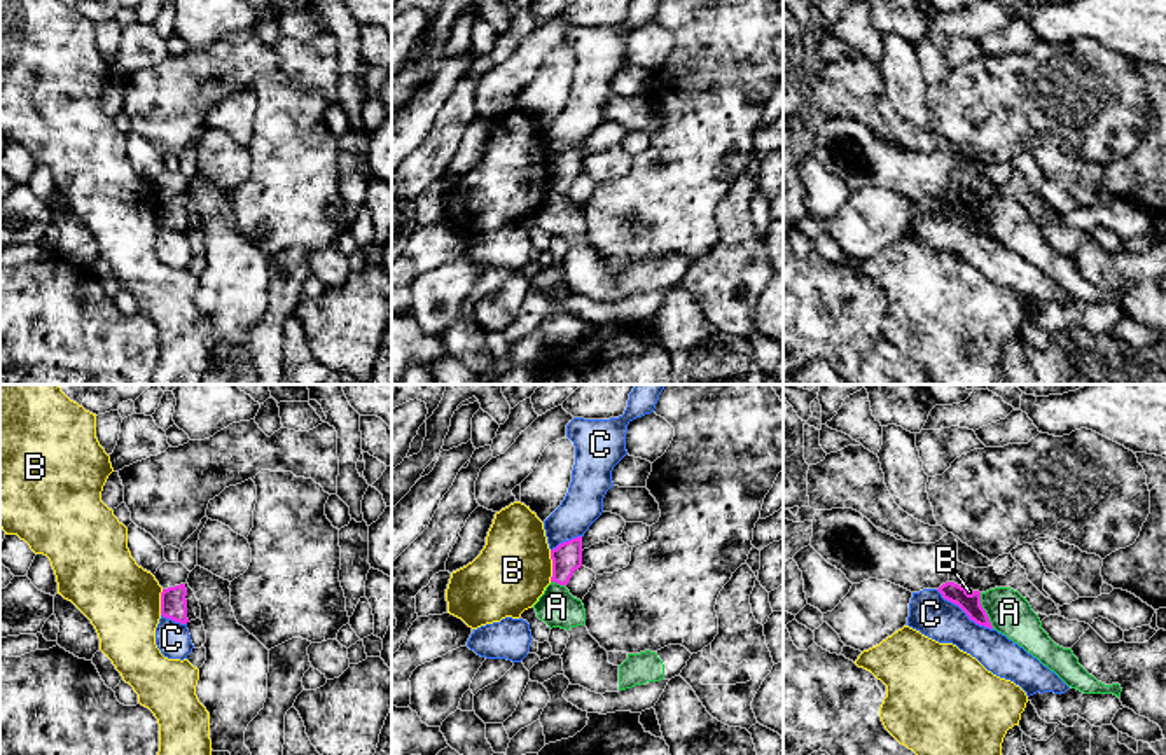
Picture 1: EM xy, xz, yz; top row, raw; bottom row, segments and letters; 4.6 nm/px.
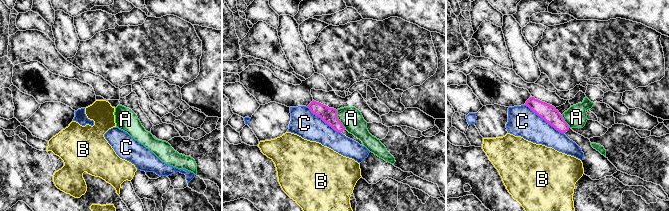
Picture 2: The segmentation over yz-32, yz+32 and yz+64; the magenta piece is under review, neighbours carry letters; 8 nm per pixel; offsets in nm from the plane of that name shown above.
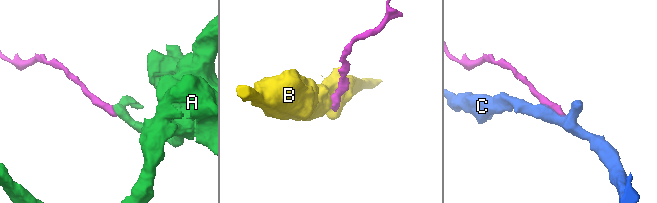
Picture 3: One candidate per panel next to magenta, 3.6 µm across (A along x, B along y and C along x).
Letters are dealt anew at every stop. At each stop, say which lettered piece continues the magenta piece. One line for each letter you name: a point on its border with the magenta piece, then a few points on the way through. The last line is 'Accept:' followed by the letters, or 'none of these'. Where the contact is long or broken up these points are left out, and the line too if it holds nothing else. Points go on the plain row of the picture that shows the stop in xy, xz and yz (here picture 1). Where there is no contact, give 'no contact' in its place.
Accept: none of these

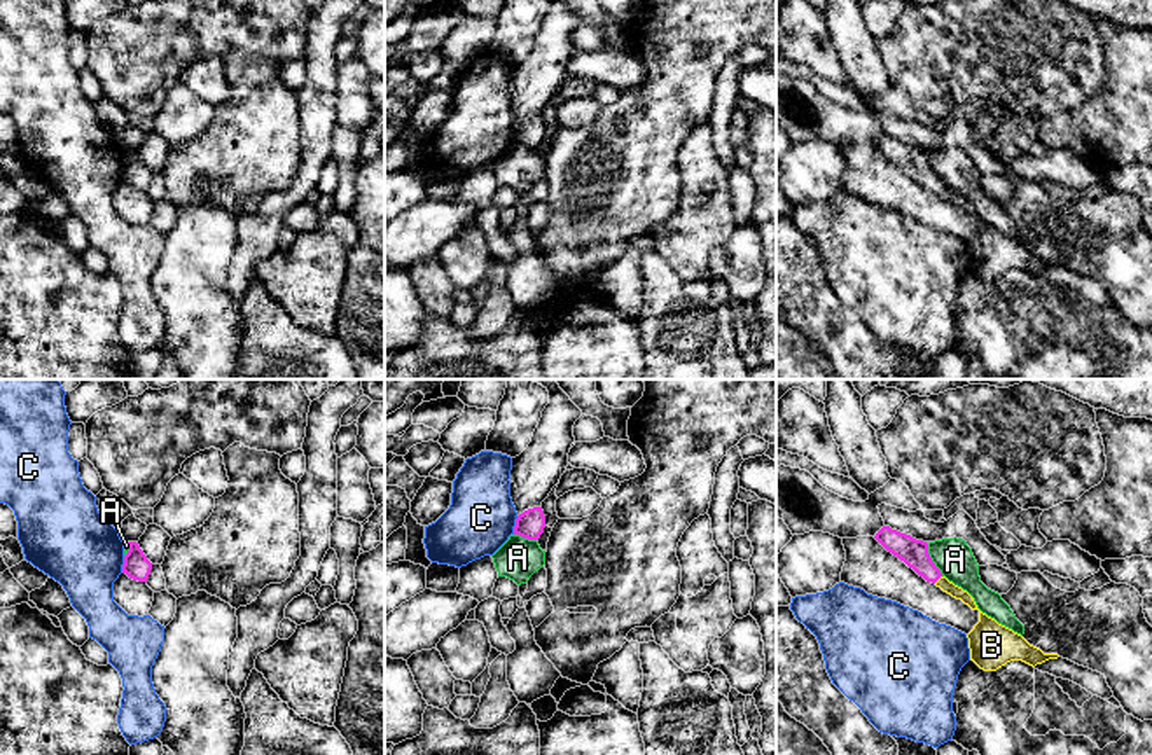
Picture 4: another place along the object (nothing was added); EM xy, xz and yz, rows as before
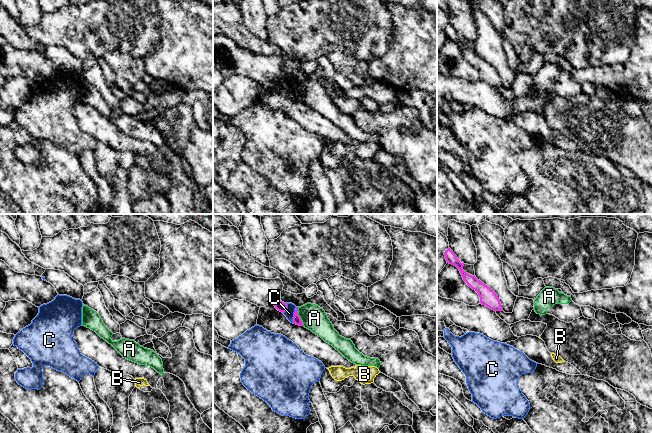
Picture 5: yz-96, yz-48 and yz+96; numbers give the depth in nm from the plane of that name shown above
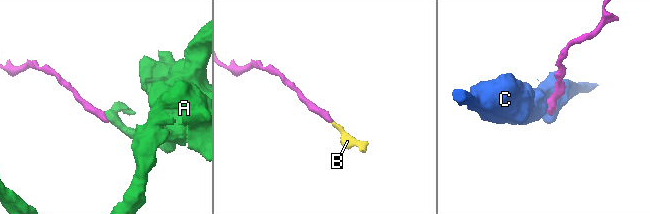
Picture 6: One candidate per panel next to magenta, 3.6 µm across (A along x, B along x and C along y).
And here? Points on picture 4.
B: yz (937, 187) | across yz (915, 161), (937, 187), (943, 191)
Accept: B

